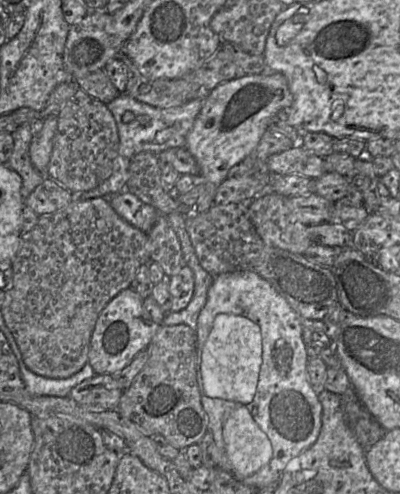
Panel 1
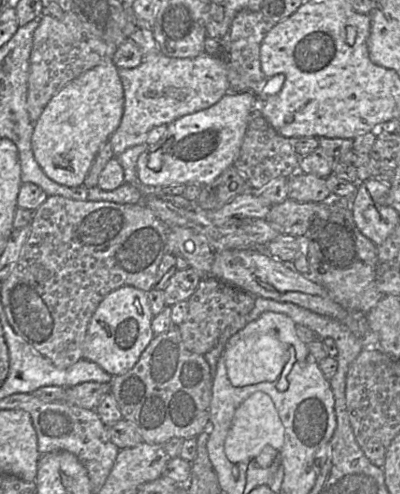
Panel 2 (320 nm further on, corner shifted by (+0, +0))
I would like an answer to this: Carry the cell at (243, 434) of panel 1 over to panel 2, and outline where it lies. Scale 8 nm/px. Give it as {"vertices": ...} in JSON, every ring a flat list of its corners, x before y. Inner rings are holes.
{"vertices":[[261,391,254,392,235,410,231,427,224,443,226,457,233,464,255,459,266,446,280,450,284,444,284,426,271,397]]}

